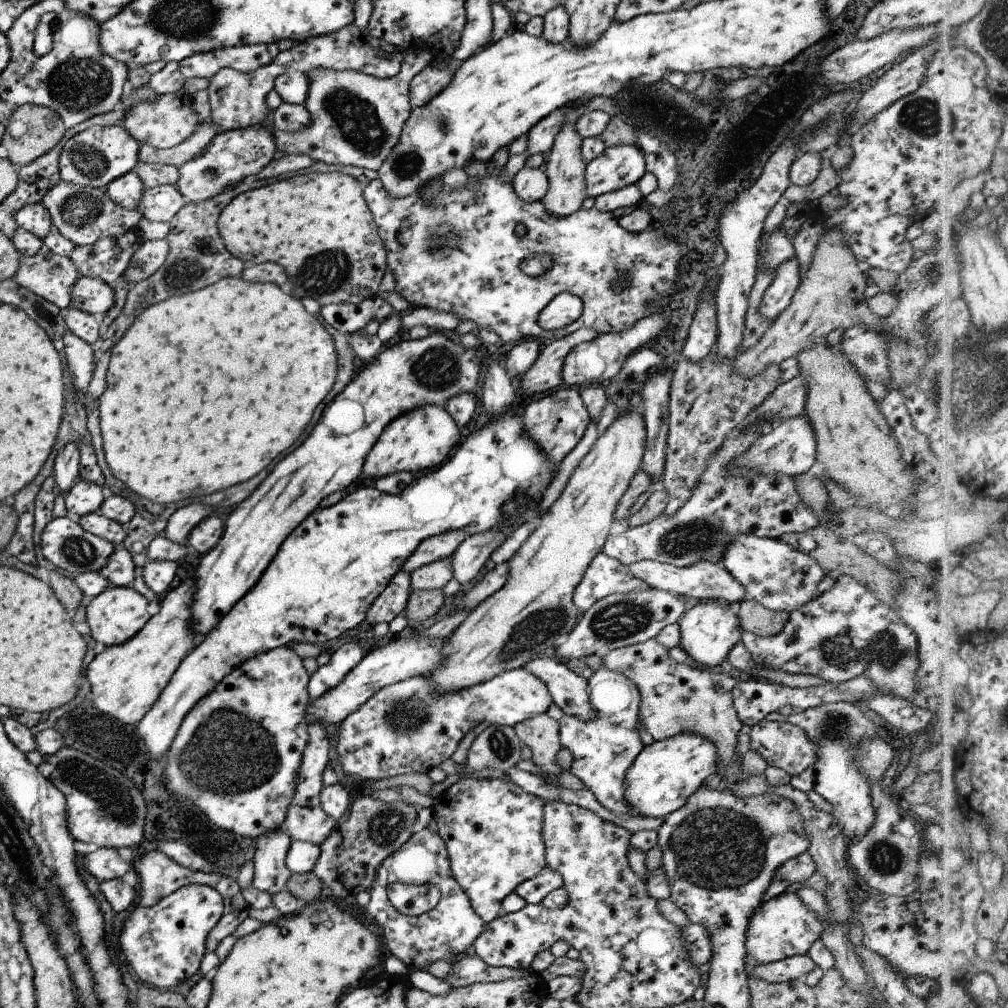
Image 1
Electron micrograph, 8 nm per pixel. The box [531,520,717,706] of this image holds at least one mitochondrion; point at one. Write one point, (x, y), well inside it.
(618, 621)

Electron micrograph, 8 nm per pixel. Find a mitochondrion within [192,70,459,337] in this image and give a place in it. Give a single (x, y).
(356, 121)

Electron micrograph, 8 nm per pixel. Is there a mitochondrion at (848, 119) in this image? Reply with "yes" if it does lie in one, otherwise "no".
no

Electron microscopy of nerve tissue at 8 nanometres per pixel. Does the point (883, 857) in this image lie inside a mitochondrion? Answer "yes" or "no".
yes

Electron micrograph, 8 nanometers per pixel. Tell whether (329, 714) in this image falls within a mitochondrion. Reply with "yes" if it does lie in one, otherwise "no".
no

